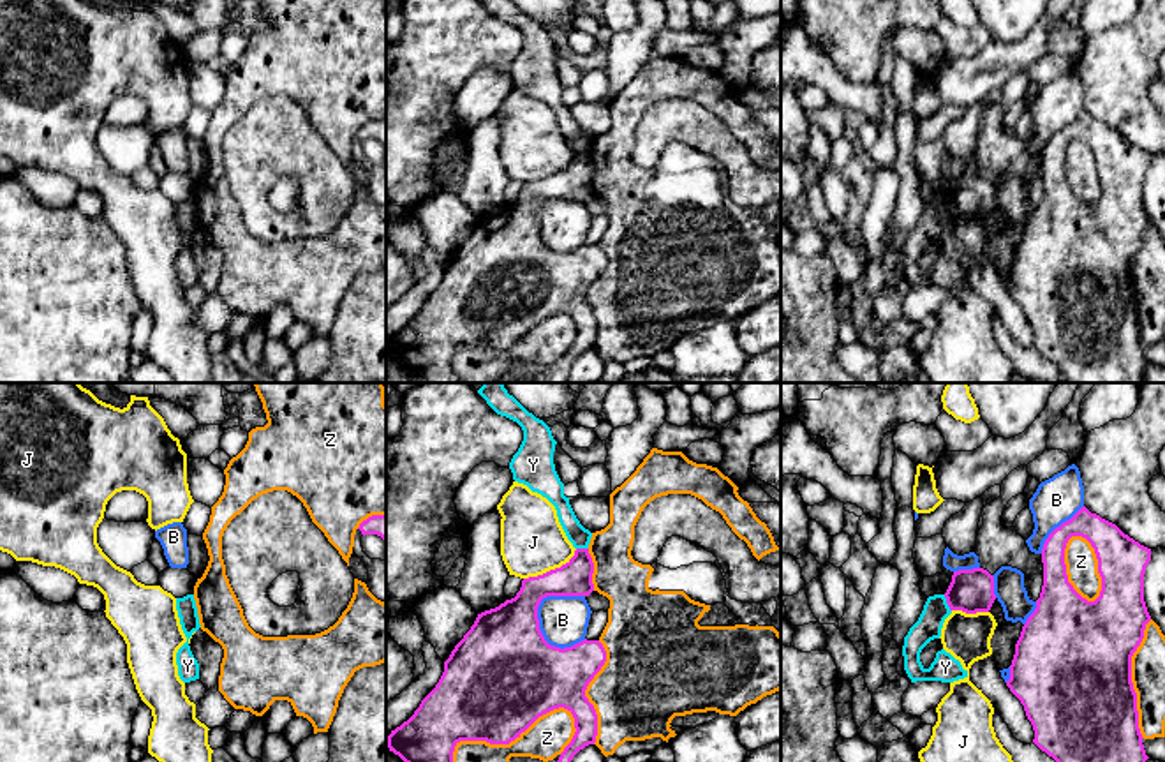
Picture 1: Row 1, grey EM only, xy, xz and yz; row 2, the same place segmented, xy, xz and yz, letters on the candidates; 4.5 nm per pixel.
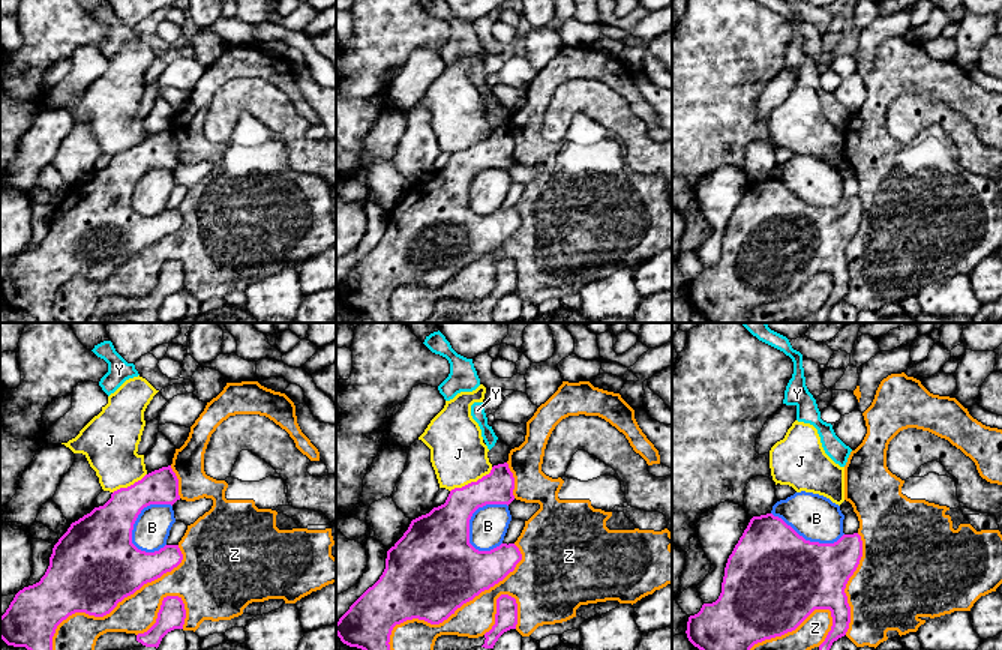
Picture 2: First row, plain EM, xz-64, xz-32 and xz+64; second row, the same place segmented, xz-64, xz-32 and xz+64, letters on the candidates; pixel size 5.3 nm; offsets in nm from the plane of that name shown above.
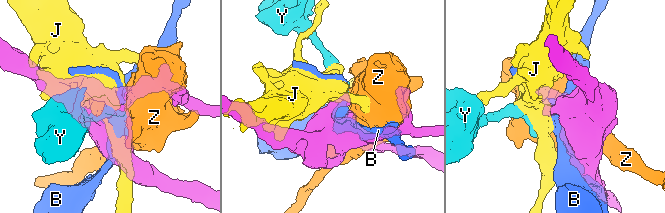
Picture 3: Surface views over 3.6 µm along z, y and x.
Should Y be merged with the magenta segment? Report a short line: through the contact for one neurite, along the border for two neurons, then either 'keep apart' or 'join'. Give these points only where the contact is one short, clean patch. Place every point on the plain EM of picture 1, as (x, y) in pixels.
line yz (943, 200), (950, 216); keep apart

